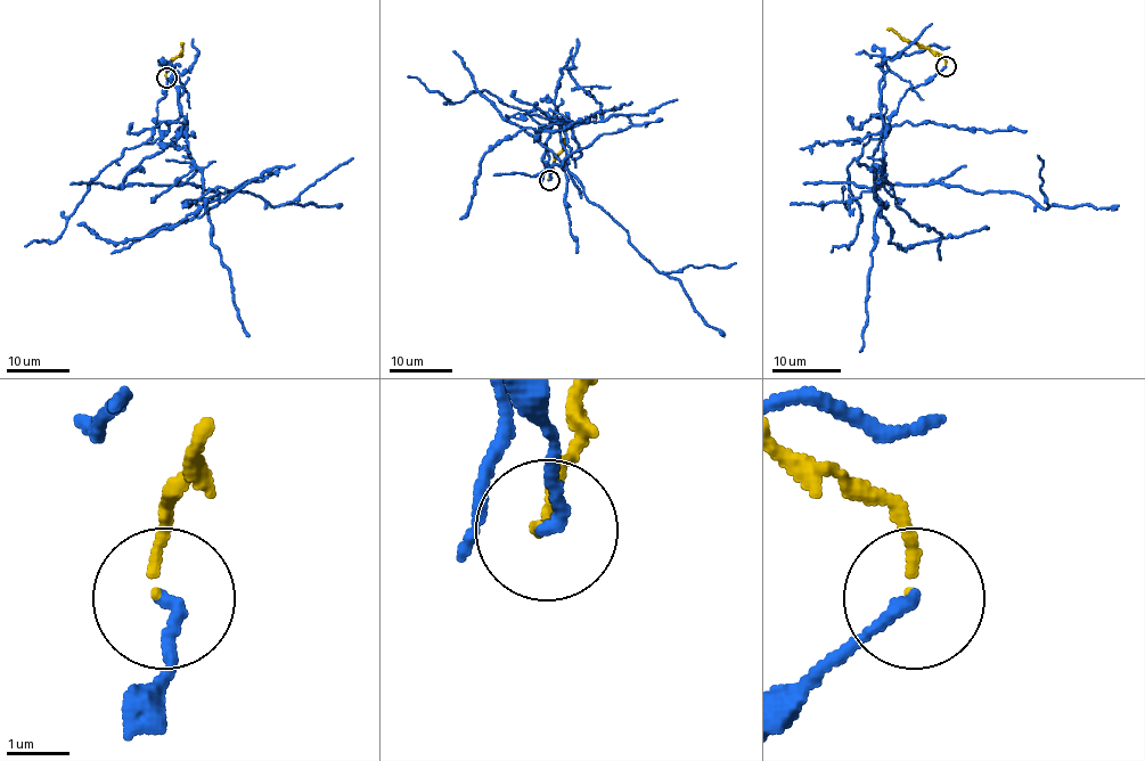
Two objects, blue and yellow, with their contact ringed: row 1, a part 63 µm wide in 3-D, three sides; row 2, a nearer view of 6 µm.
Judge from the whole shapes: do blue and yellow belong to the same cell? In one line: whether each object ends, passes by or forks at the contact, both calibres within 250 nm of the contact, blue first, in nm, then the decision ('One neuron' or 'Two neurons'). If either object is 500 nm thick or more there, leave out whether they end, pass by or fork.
At the ring blue ends. At the ring yellow ends. Thickness 200 nm (blue) against 130 nm. Two neurons

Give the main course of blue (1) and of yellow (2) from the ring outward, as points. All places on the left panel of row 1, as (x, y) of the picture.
1: (166, 78), (158, 128), (180, 121), (180, 137), (125, 186), (194, 183), (272, 206), (342, 203)
2: (166, 78), (166, 68), (180, 56), (180, 43)

